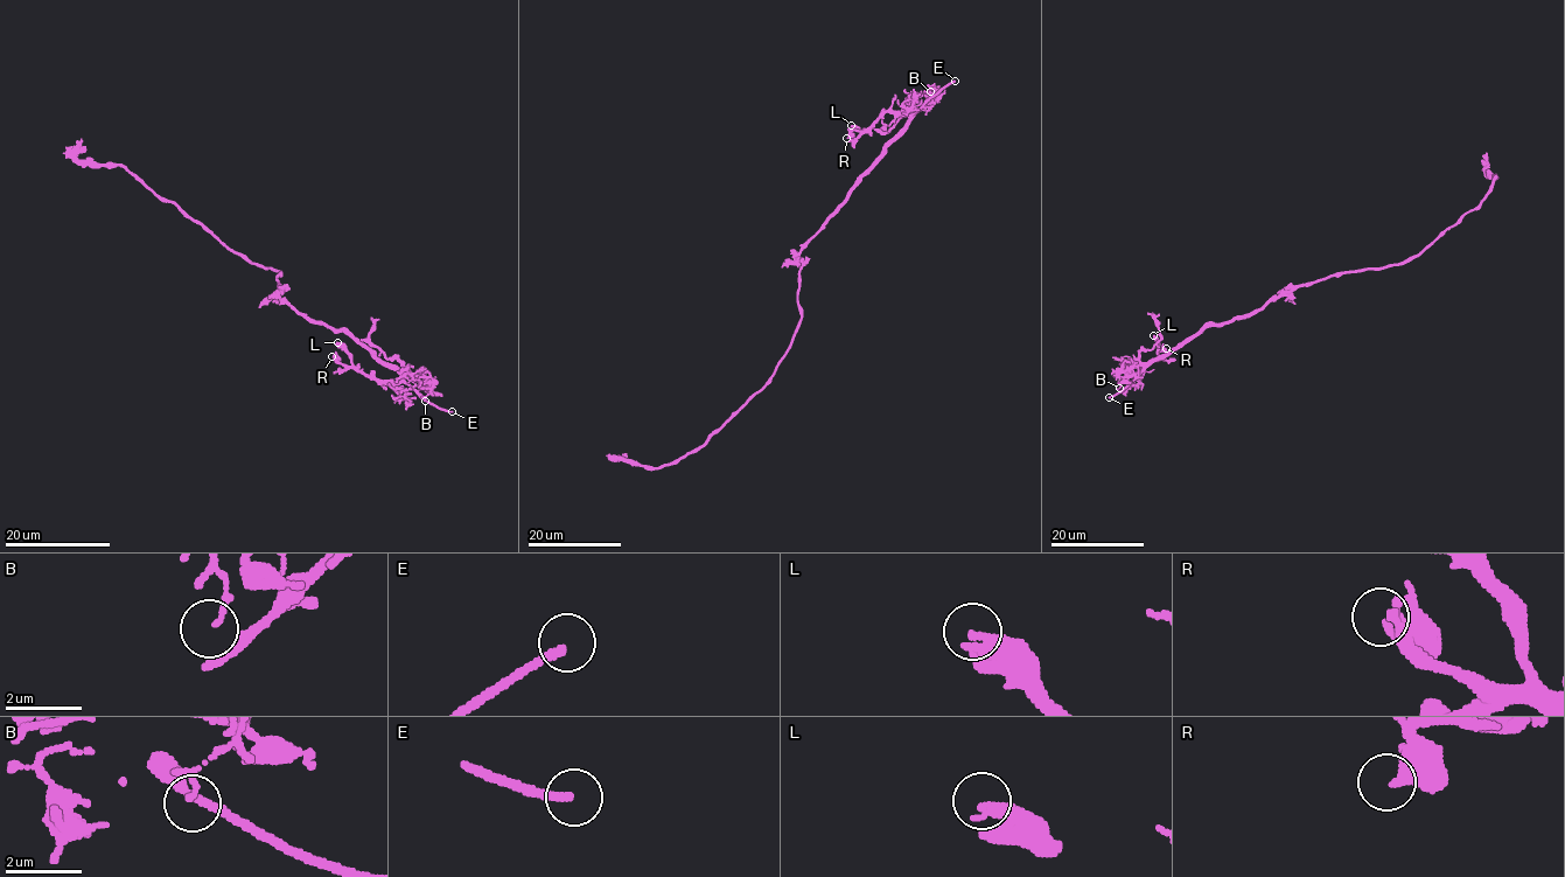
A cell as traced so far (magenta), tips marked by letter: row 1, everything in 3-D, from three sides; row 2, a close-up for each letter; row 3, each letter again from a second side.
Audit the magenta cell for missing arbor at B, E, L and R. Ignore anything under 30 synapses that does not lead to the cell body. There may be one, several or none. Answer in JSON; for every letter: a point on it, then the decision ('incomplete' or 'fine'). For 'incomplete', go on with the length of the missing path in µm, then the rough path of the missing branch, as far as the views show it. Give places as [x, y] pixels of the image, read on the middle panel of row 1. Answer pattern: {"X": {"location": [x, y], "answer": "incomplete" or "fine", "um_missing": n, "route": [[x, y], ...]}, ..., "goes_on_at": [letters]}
{"B": {"location": [930, 91], "answer": "fine"}, "E": {"location": [955, 81], "answer": "incomplete", "um_missing": 30, "route": [[955, 81], [975, 42], [963, 30], [952, 8]]}, "L": {"location": [851, 125], "answer": "fine"}, "R": {"location": [846, 138], "answer": "fine"}, "goes_on_at": ["E"]}

